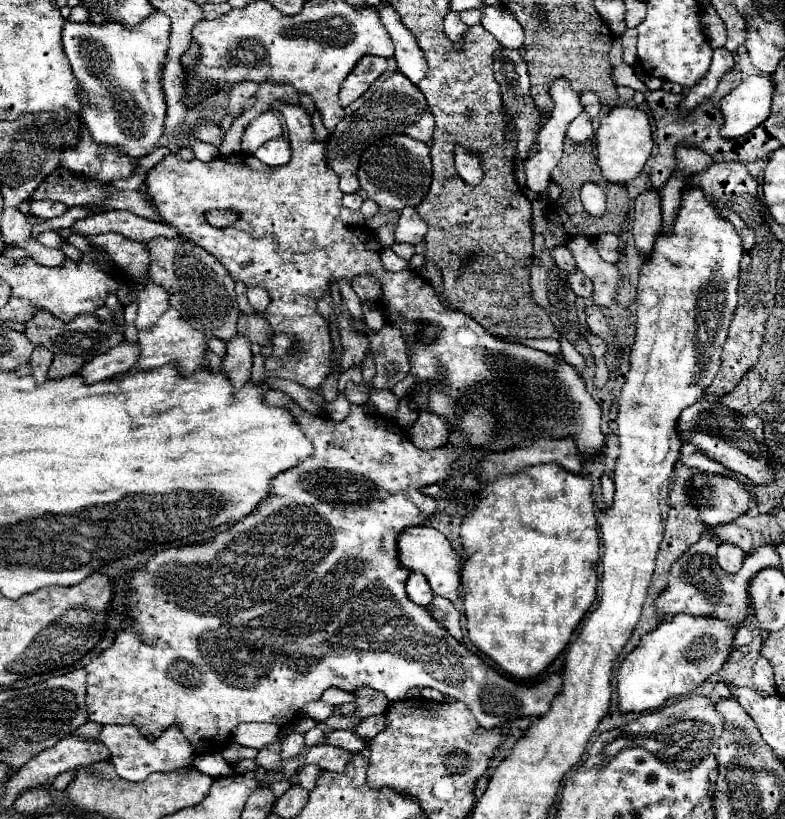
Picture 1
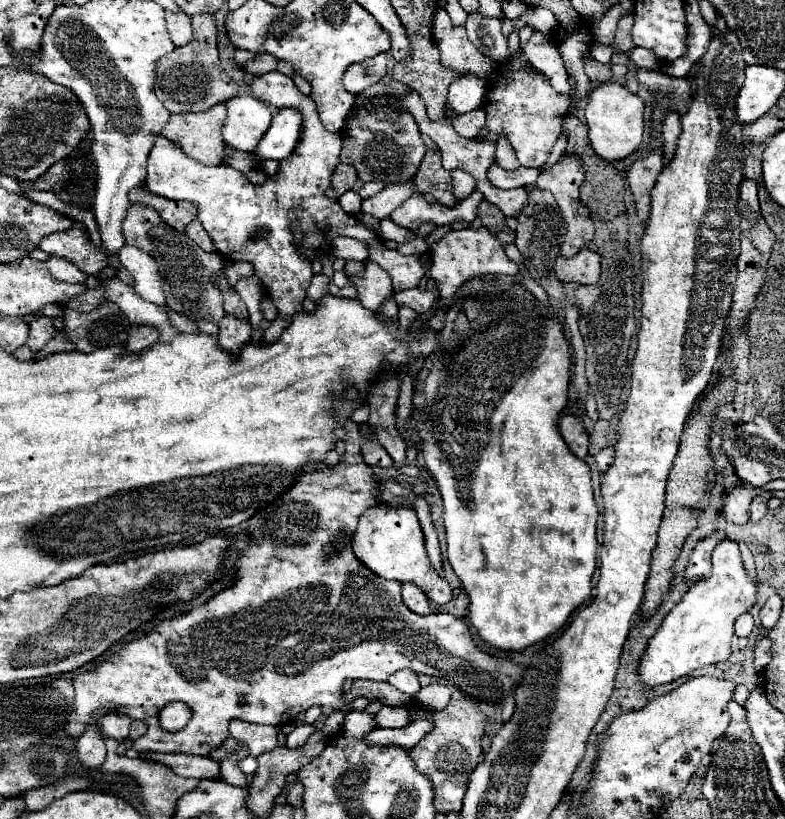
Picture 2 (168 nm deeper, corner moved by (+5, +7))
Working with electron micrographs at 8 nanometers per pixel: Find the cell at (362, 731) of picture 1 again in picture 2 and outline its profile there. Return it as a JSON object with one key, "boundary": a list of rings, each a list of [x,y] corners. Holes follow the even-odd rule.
{"boundary":[[[383,707],[377,715],[375,721],[379,721],[381,727],[405,727],[411,723],[409,711],[405,707]]]}

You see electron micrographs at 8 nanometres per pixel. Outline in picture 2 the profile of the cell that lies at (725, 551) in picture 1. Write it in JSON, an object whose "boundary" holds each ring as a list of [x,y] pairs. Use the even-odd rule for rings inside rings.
{"boundary":[[[723,539],[713,551],[711,575],[701,577],[689,587],[683,599],[663,619],[655,637],[649,641],[639,667],[641,683],[649,687],[671,683],[679,677],[687,677],[699,667],[725,661],[731,655],[733,623],[753,605],[757,605],[757,585],[751,577],[747,577],[739,545]]]}

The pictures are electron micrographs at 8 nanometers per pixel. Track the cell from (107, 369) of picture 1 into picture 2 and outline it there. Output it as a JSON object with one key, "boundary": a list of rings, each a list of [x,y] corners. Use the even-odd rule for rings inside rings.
{"boundary":[[[137,325],[131,327],[129,333],[129,343],[127,343],[127,351],[141,351],[145,347],[151,347],[153,343],[159,341],[159,329],[153,325]]]}

